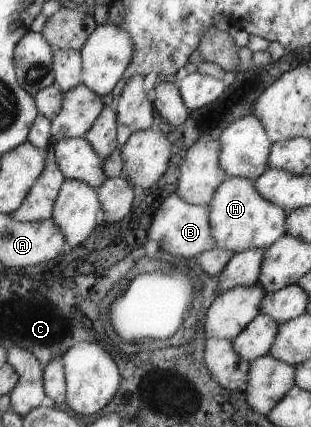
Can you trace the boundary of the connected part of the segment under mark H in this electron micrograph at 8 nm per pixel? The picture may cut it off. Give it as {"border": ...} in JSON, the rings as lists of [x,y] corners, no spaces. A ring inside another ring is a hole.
{"border":[[[227,177],[218,186],[213,200],[208,204],[211,228],[217,244],[215,247],[242,253],[249,249],[267,249],[286,233],[289,213],[285,208],[258,193],[255,182],[241,177]]]}

